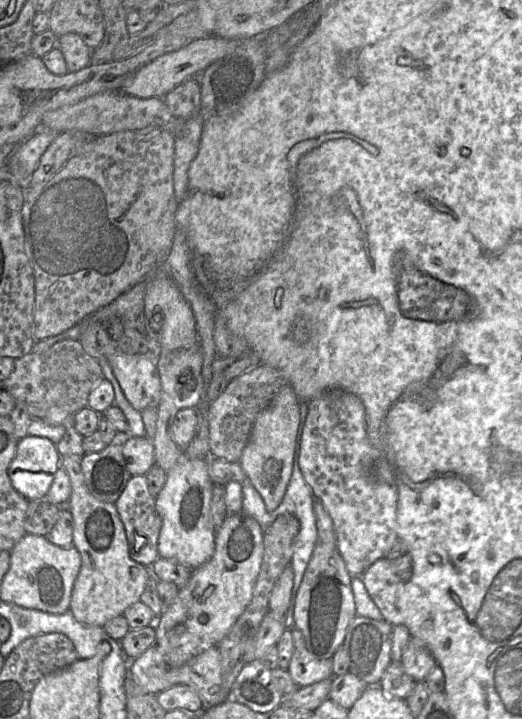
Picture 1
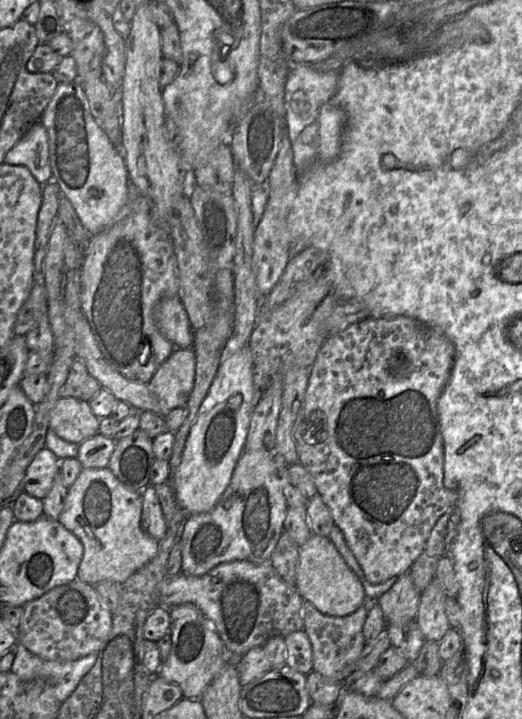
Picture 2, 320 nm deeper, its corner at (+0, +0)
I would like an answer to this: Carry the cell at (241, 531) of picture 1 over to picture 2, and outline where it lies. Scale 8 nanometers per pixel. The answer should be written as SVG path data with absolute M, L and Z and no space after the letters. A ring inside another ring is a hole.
M243 450L233 470L230 482L217 504L208 512L188 515L180 536L182 547L181 573L202 576L224 562L247 560L254 563L268 562L283 531L288 510L282 482L270 451Z

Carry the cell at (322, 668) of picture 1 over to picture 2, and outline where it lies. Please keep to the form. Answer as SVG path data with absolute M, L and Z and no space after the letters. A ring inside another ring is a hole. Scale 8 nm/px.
M367 599L352 614L336 617L322 614L312 603L303 601L303 630L312 647L313 671L331 681L343 683L356 670L356 662L366 645L362 629L372 602L375 601Z

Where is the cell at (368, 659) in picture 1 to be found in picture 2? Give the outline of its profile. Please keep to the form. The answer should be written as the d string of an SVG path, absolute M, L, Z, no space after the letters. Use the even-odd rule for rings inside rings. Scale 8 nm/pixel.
M407 572L375 603L382 609L387 626L387 623L406 623L415 620L420 596L421 592L417 590Z

